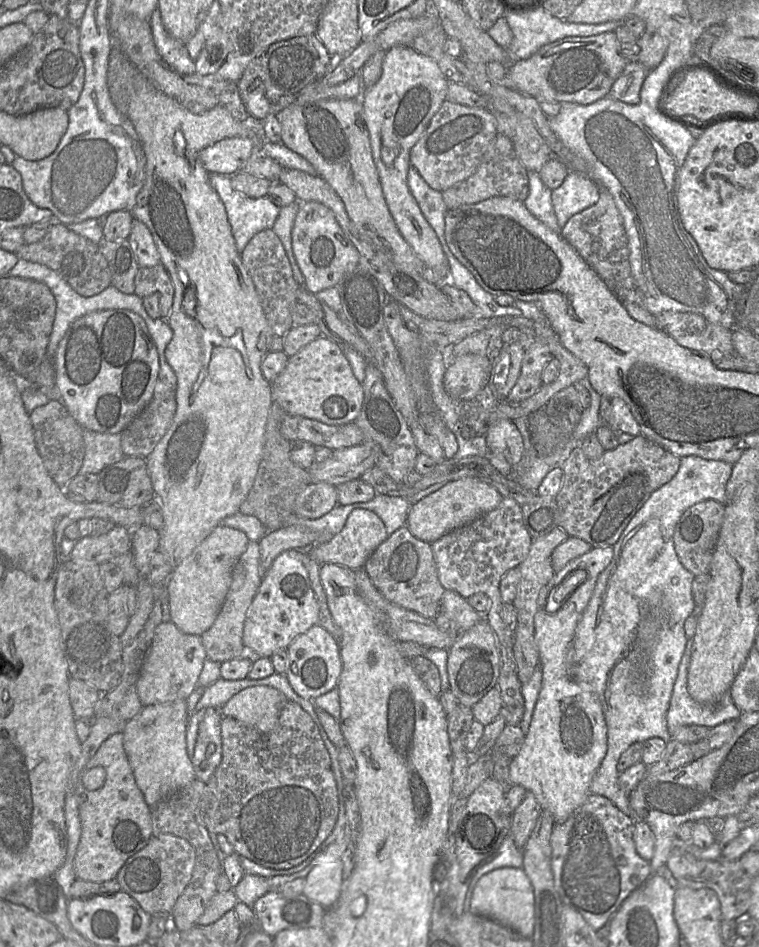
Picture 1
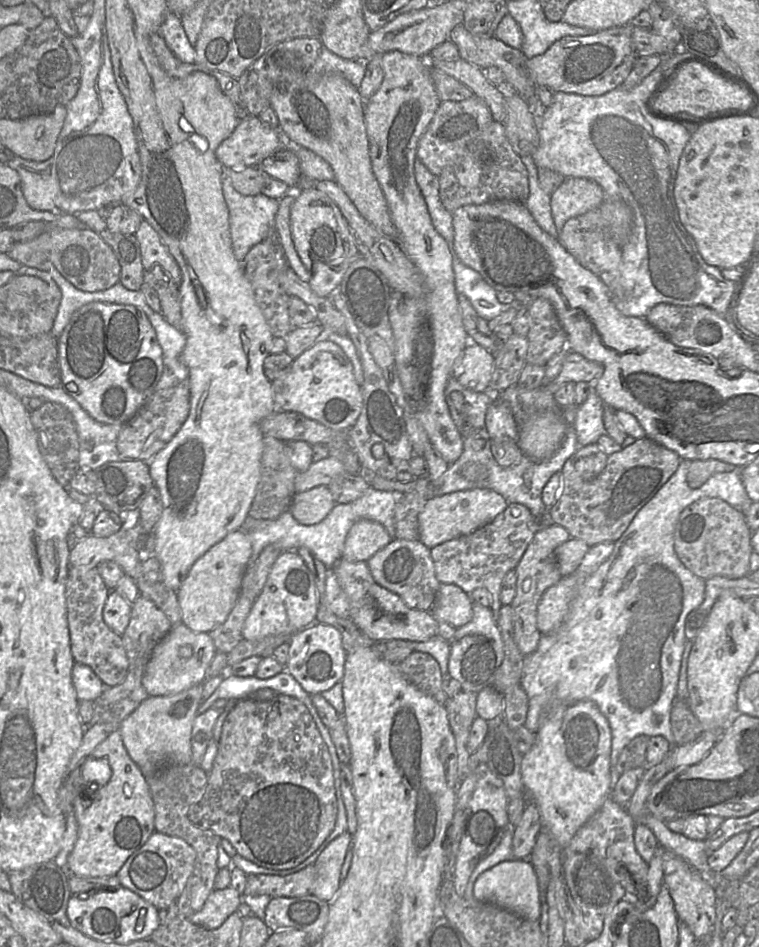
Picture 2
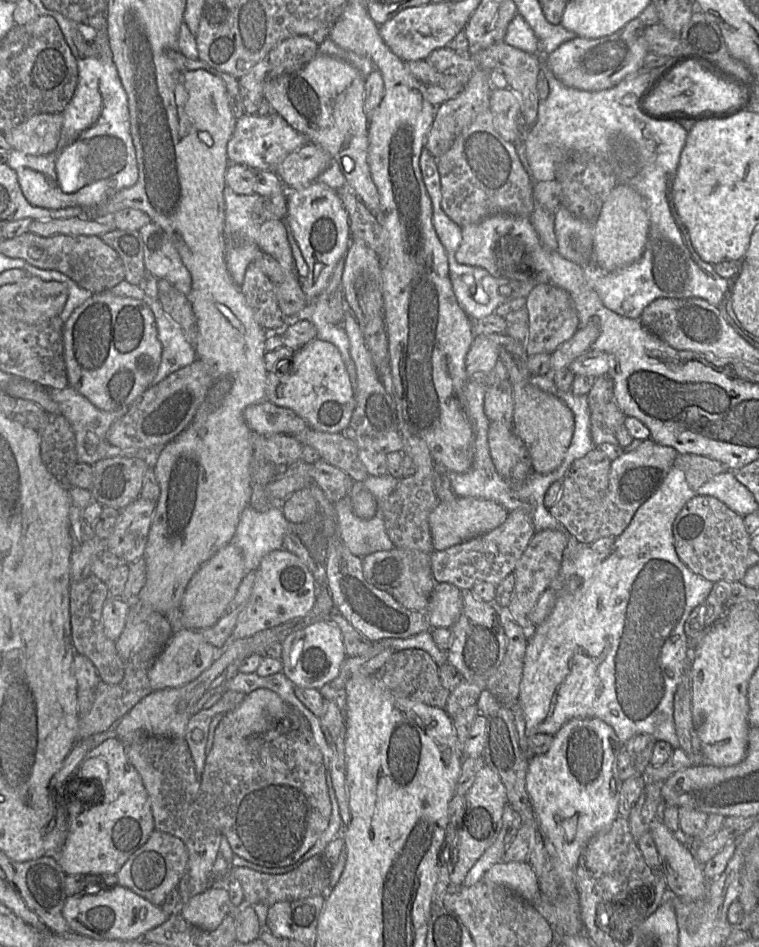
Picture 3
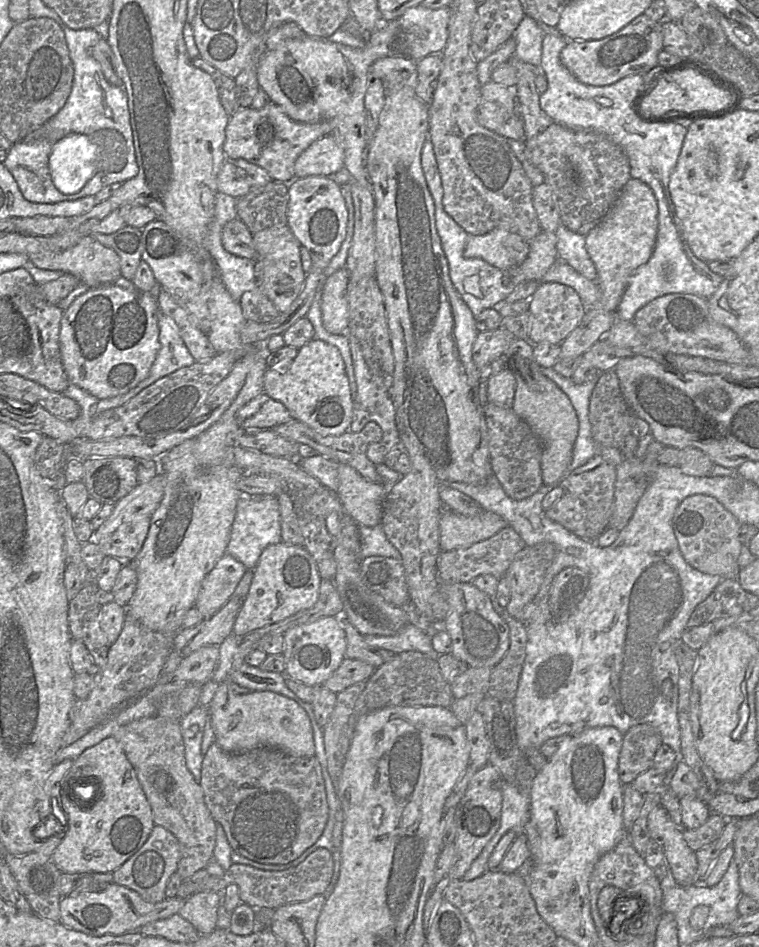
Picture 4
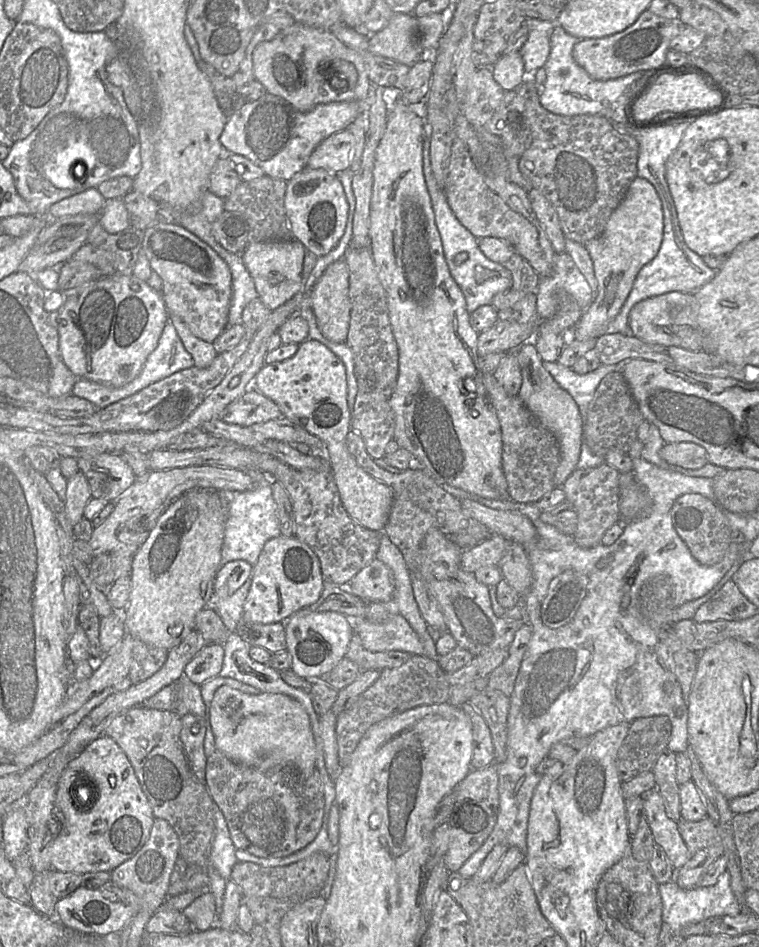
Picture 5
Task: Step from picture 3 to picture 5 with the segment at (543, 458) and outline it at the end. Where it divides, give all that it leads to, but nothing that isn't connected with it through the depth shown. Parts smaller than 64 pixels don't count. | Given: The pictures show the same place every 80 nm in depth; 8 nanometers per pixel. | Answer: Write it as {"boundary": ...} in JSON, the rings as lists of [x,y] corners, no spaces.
{"boundary":[[[532,341],[515,350],[522,374],[522,385],[518,397],[527,409],[557,438],[560,448],[560,462],[554,476],[556,487],[562,487],[568,477],[577,469],[583,440],[583,420],[579,407],[572,396],[564,390],[546,371]]]}

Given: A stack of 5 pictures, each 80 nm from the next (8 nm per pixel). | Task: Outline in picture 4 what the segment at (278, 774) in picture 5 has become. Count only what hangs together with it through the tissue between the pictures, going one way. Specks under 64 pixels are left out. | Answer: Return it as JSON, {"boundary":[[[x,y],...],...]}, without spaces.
{"boundary":[[[213,742],[204,755],[199,784],[217,825],[223,828],[234,853],[262,864],[287,864],[316,843],[328,820],[328,802],[317,757],[296,757],[271,748],[228,753]]]}

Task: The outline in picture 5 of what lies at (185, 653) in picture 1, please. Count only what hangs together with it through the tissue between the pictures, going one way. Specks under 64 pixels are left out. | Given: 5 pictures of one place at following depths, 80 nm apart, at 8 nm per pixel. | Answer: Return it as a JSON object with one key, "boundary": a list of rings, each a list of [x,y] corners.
{"boundary":[[[207,644],[188,663],[184,674],[194,684],[201,686],[204,682],[219,676],[224,658],[224,647],[220,644]]]}

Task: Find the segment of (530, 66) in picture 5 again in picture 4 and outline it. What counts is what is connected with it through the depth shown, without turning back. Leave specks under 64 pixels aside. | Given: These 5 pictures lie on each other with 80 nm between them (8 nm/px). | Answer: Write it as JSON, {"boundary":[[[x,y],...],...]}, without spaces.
{"boundary":[[[525,16],[512,35],[516,41],[514,55],[523,62],[539,67],[542,58],[542,44],[546,34],[535,19]]]}

